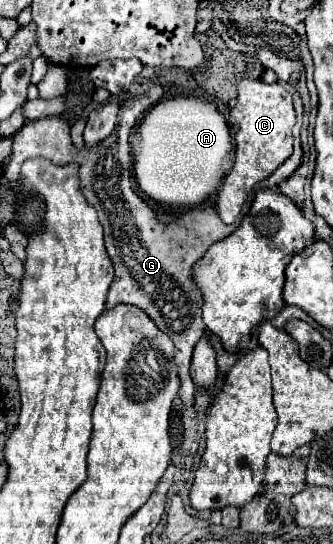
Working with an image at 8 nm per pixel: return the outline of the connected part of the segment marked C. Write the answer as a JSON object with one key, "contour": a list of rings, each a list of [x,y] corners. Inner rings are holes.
{"contour":[[[244,78],[238,82],[236,106],[230,110],[232,122],[236,124],[236,160],[230,174],[224,178],[218,192],[218,214],[224,224],[234,224],[250,190],[268,178],[284,160],[292,154],[292,126],[294,106],[292,96],[282,84],[266,84],[262,80]]]}

